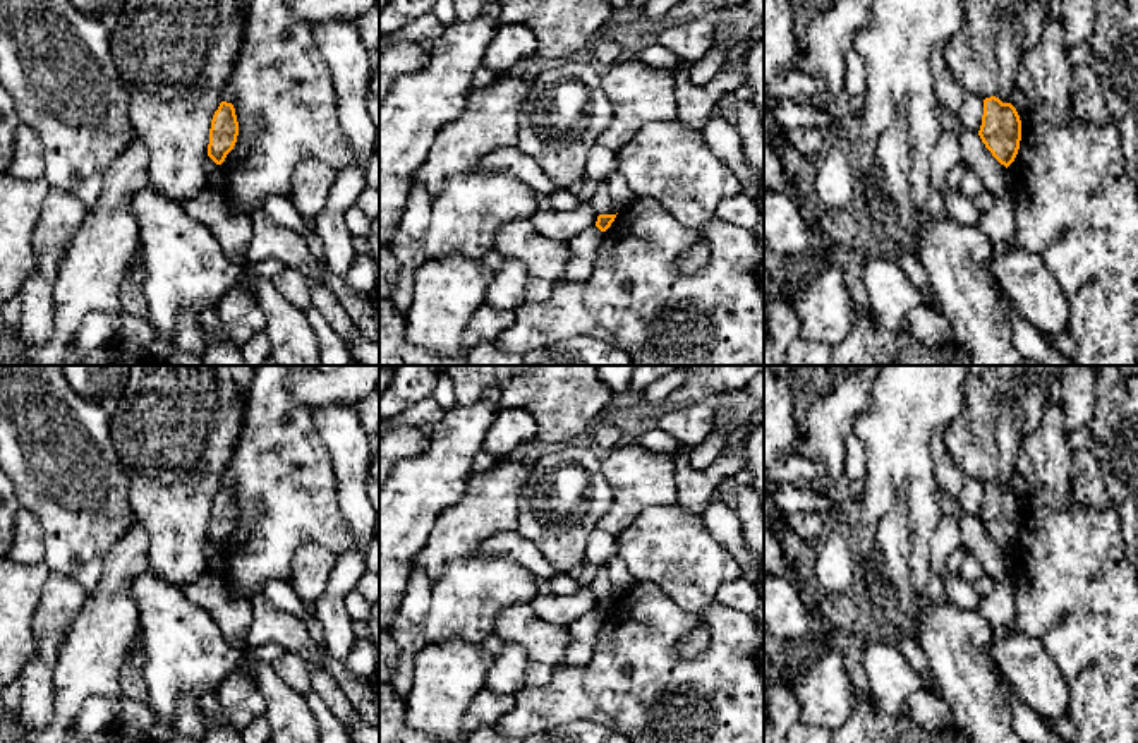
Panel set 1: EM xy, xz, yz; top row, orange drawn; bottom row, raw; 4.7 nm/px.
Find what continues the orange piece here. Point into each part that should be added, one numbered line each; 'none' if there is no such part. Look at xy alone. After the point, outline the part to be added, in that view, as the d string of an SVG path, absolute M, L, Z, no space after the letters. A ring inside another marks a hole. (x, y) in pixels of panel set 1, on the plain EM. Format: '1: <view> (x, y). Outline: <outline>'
none

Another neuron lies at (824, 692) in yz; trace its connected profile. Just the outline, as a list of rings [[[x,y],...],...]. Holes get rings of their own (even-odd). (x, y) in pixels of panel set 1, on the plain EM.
[[[838,650],[824,654],[800,680],[784,681],[800,702],[802,724],[838,729],[855,709],[857,697]]]

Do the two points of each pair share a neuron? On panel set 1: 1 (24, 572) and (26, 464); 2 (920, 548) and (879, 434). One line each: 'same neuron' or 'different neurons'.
1: different neurons
2: same neuron

